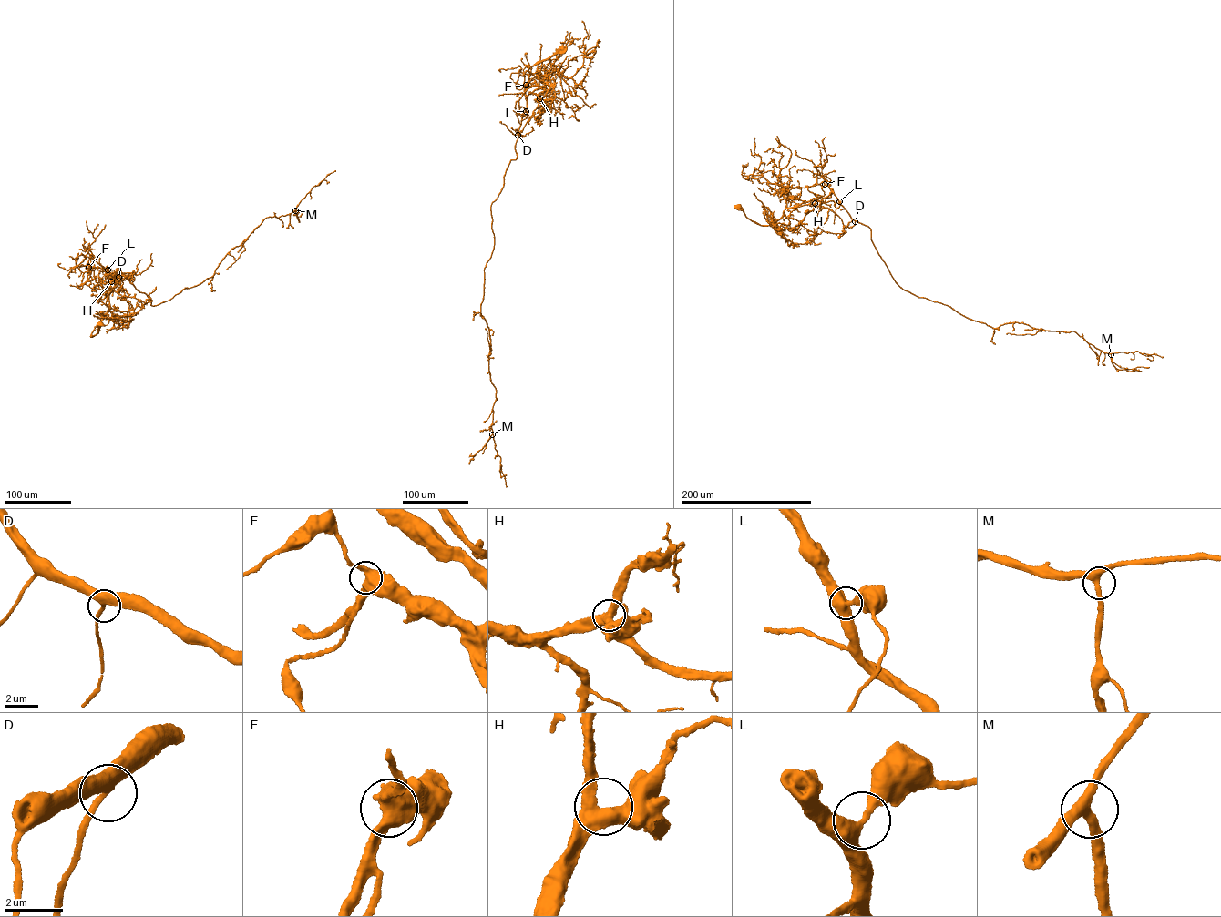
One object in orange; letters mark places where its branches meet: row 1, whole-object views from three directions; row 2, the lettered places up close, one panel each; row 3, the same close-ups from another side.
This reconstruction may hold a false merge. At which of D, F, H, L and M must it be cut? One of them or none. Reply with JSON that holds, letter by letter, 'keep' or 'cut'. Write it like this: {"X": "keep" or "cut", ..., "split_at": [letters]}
{"D": "keep", "F": "keep", "H": "keep", "L": "keep", "M": "keep", "split_at": []}

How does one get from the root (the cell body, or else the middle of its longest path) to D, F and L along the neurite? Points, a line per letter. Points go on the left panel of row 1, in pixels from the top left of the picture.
D: (101, 324), (97, 332), (91, 336), (109, 307), (97, 269), (104, 268), (118, 277)
F: (101, 324), (97, 332), (91, 336), (109, 304), (98, 277), (99, 270), (88, 267)
L: (101, 324), (97, 332), (91, 336), (109, 309), (107, 294), (97, 269), (107, 270)

